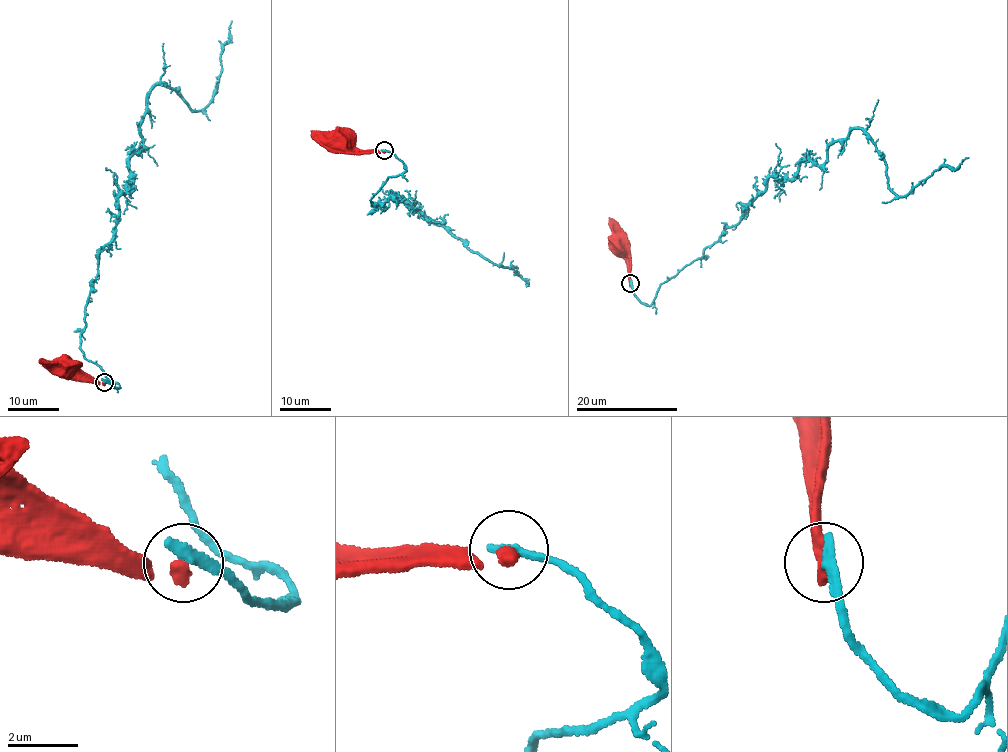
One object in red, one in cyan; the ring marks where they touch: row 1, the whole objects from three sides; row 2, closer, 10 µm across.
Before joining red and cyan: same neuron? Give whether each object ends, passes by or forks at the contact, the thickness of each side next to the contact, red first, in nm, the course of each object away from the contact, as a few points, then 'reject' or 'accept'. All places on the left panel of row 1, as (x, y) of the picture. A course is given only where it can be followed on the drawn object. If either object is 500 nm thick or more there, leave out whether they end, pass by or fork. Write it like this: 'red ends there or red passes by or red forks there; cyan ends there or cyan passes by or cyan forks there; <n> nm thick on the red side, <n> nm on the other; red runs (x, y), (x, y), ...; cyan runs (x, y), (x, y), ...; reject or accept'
red ends there; cyan ends there; 340 nm thick on the red side, 320 nm on the other; red runs (103, 382), (82, 381), (68, 368); cyan runs (103, 381), (119, 386), (79, 340), (148, 96), (161, 84), (205, 108), (232, 20); reject

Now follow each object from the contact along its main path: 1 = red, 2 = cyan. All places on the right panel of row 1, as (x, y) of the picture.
1: (630, 283), (627, 251), (622, 246)
2: (630, 282), (650, 305), (766, 180), (822, 164), (850, 131), (881, 155), (899, 196), (969, 157)

